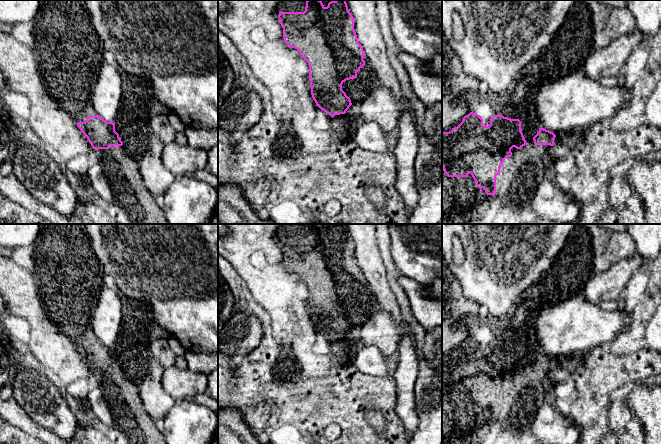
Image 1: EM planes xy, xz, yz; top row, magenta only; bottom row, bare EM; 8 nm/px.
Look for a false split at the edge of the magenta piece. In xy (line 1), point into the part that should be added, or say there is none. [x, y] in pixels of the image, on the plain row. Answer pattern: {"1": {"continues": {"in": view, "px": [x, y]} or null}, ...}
{"1": {"continues": {"in": "xy", "px": [106, 320]}}}

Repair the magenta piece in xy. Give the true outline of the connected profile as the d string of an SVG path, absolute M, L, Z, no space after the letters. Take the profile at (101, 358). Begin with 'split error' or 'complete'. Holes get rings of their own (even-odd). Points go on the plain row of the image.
split error; M102 274L97 307L93 311L91 324L96 340L88 340L84 346L76 347L87 361L93 373L108 373L122 370L115 355L115 345L122 323L122 299L116 282L107 274Z

